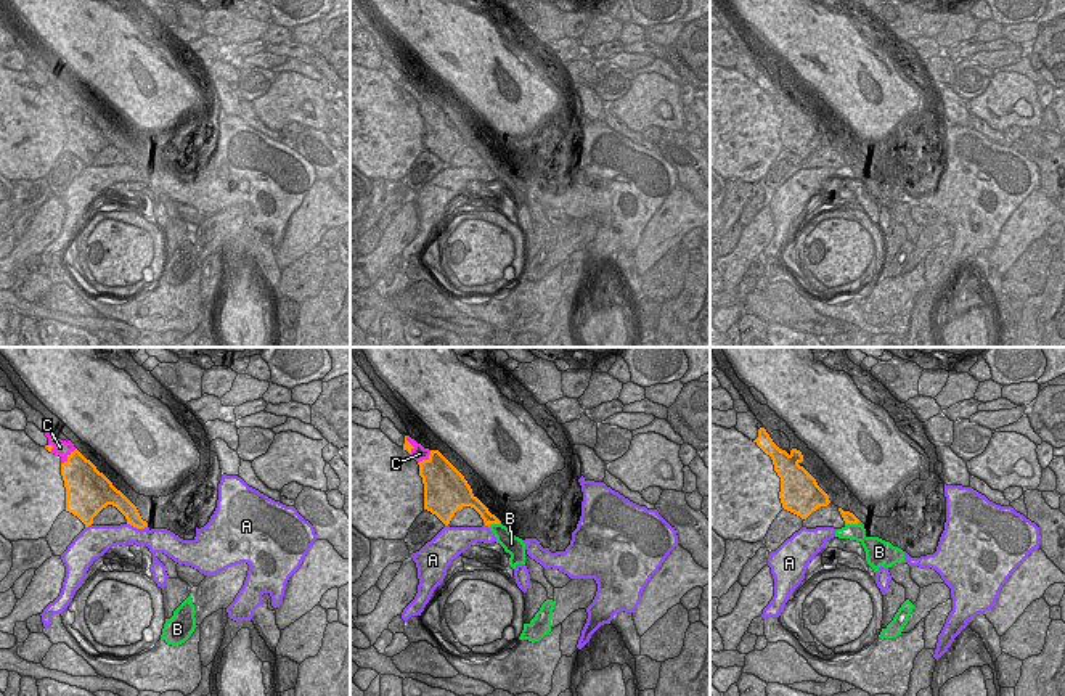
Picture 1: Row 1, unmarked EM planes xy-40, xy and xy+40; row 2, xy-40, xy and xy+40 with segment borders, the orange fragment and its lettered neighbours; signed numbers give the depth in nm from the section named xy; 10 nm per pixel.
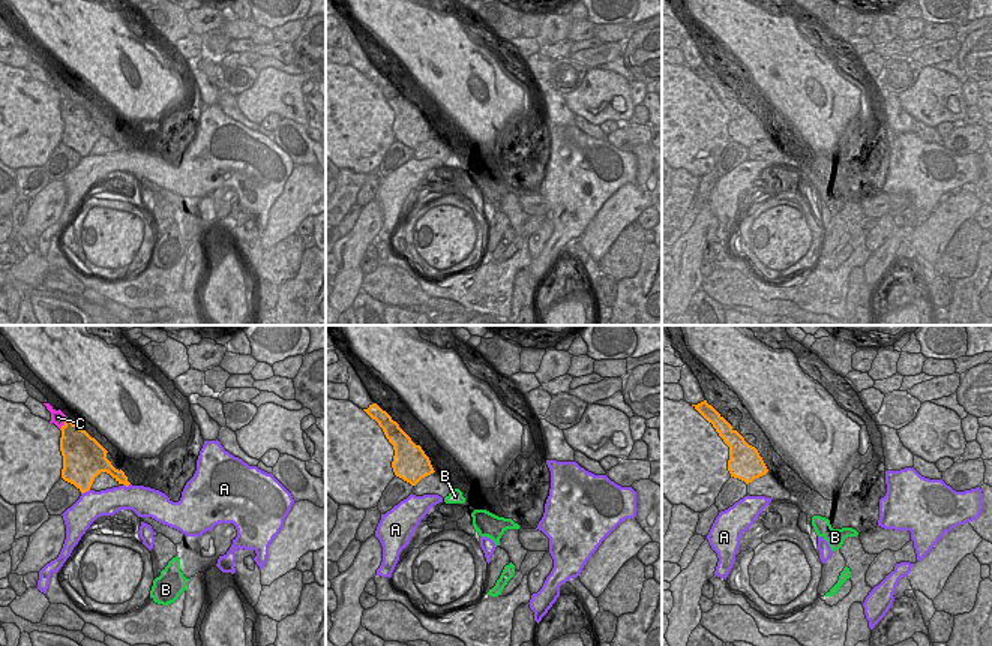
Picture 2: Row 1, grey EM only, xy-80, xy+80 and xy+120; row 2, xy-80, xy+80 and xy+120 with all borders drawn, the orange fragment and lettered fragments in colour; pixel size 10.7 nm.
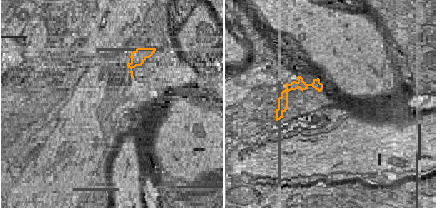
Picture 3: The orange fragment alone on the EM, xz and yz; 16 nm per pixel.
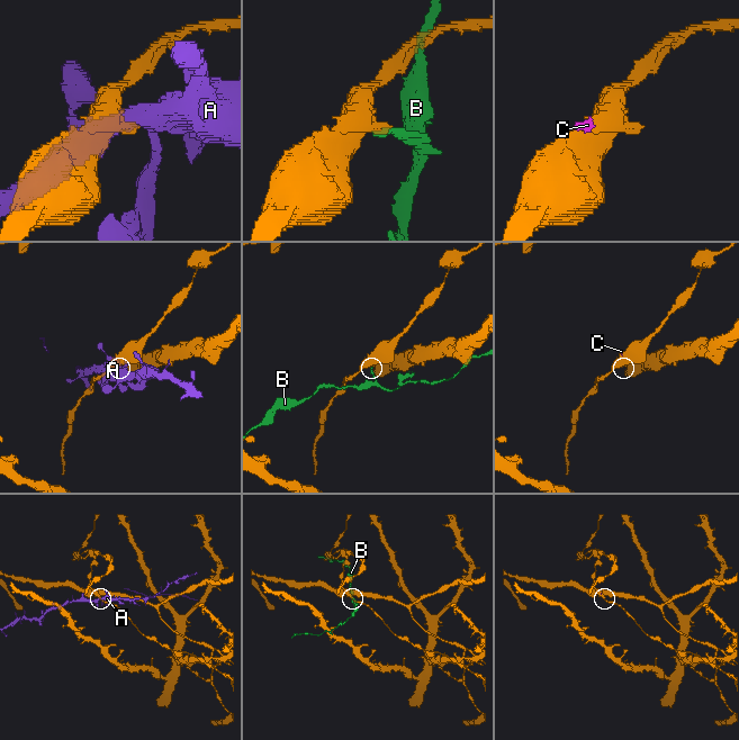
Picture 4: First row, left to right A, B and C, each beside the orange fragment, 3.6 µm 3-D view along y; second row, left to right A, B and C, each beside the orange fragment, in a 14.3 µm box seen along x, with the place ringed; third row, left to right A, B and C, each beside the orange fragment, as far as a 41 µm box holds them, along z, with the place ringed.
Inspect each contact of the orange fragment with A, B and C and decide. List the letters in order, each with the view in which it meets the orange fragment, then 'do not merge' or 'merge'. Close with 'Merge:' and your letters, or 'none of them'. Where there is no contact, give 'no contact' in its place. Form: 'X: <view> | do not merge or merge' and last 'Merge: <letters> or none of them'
A: xy-40 | do not merge
B: xy+40 | do not merge
C: xy-40 | do not merge
Merge: none of them

